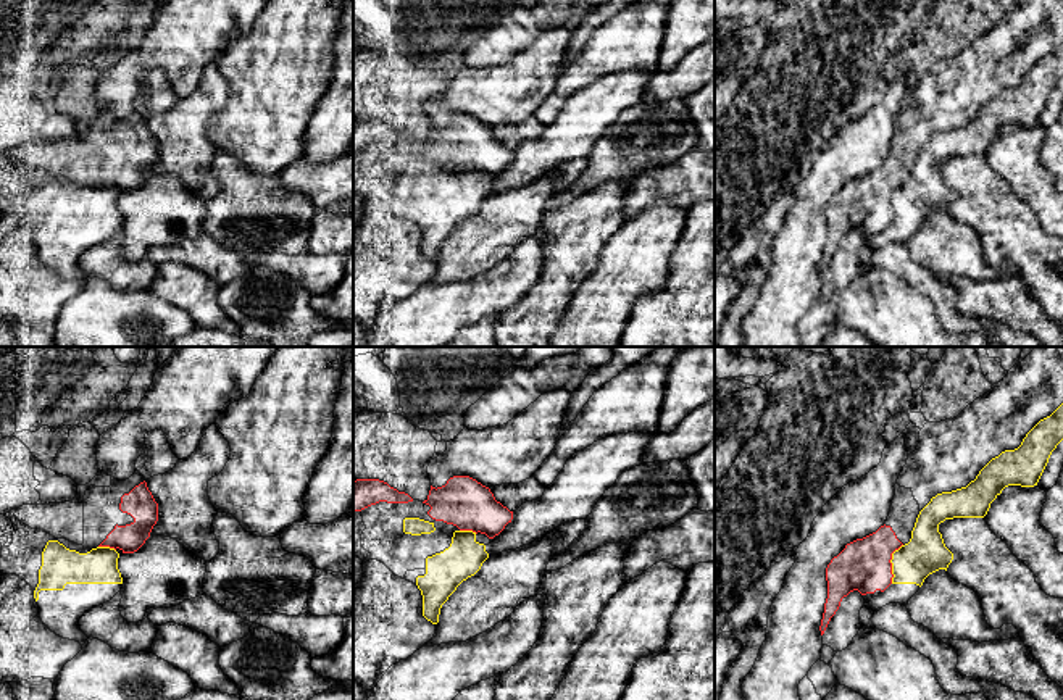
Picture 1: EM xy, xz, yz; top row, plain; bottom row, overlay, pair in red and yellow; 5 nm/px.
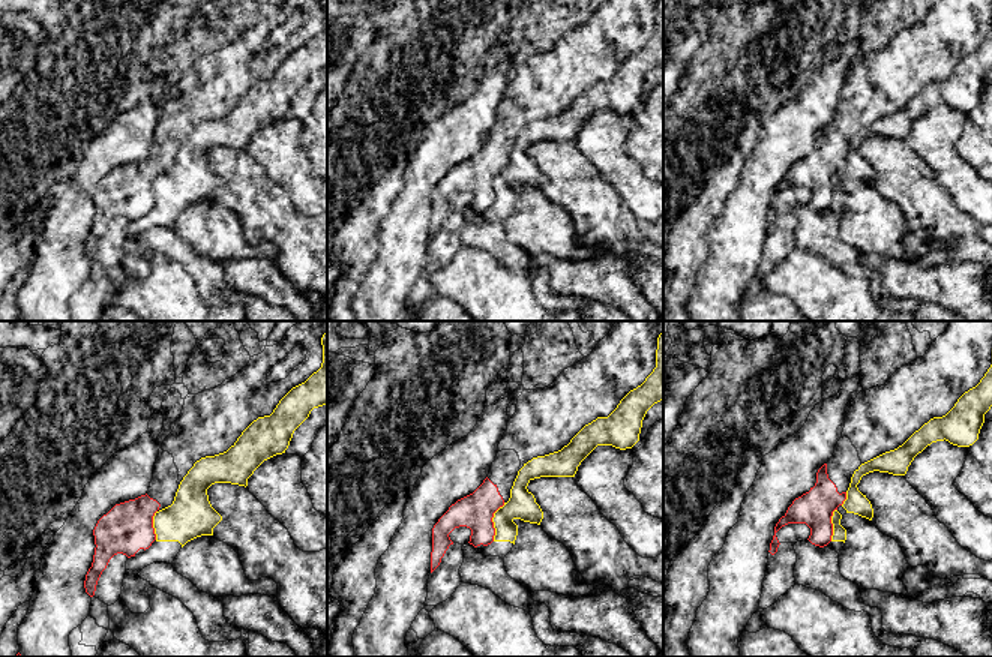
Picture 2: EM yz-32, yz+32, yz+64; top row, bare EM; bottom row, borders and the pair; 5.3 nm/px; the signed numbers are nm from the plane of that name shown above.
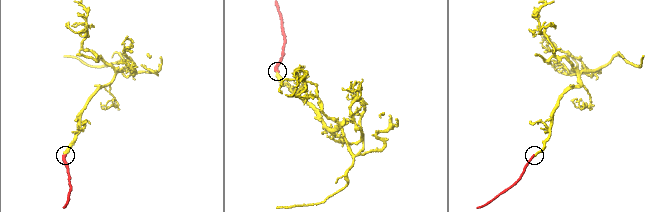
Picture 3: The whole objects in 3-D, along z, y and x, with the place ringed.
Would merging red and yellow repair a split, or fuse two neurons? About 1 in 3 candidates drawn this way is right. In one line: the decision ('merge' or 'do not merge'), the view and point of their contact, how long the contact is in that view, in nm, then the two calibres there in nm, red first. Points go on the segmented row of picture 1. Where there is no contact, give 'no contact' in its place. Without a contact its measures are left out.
do not merge | yz (891, 563) | 200 nm | 260/200 nm

